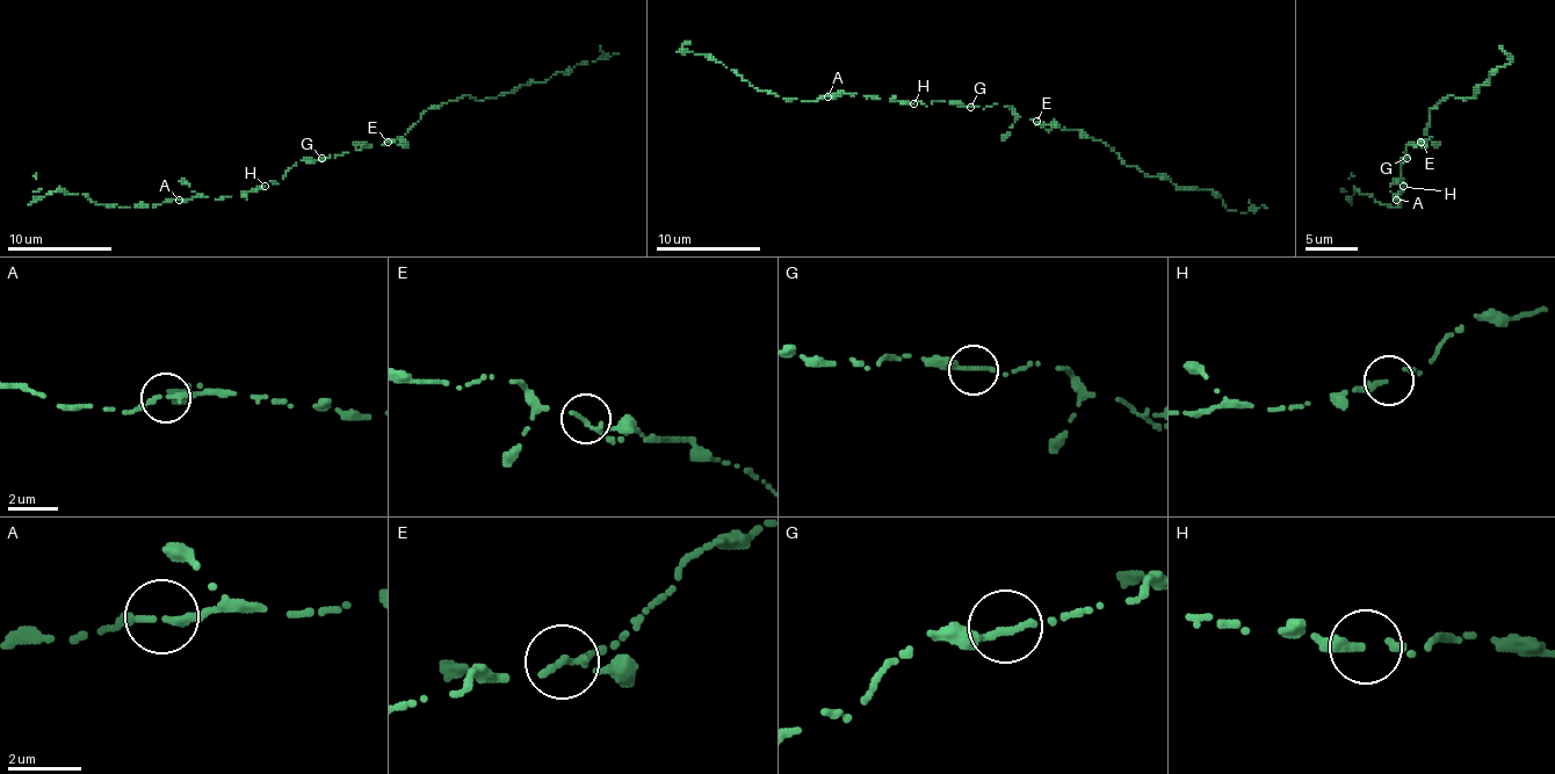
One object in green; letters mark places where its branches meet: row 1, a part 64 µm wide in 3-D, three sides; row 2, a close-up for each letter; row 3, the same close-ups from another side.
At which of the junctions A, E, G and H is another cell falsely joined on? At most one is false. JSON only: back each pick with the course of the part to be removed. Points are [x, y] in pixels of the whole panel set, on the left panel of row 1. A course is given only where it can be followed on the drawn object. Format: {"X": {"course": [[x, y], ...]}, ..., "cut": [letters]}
{"cut": []}

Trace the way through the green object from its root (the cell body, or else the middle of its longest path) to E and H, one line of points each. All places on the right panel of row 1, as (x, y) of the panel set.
E: (1407, 160), (1407, 147), (1422, 142)
H: (1407, 160), (1401, 160), (1403, 186)

